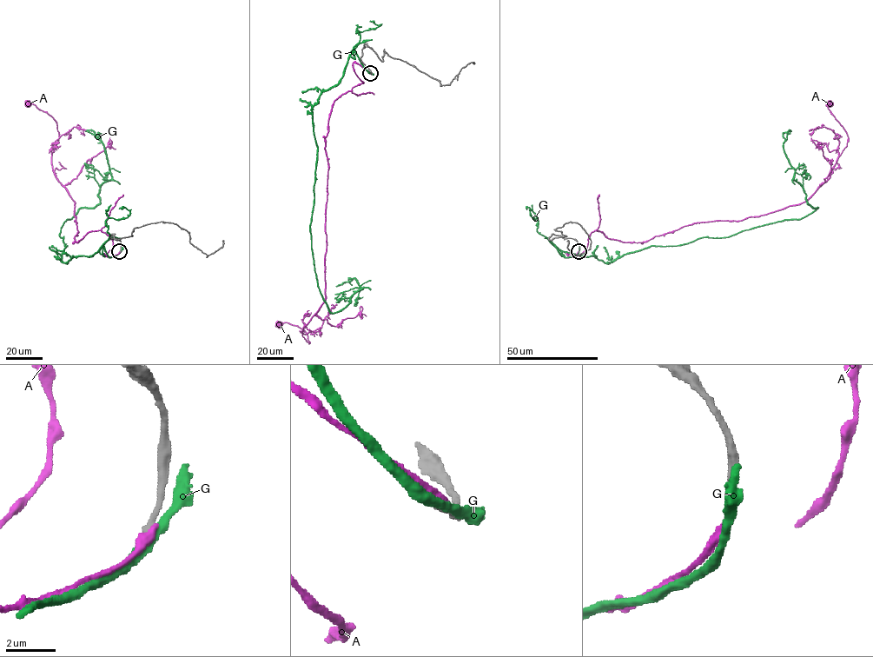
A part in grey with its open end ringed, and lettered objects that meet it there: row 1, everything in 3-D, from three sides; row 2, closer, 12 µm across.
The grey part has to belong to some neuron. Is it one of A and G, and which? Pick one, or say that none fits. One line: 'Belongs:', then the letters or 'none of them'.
Belongs: none of them

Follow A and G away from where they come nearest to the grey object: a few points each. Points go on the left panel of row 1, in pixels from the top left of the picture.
A: (120, 251), (102, 255), (113, 240), (101, 230), (74, 242), (75, 202), (51, 162), (56, 122), (24, 103)
G: (120, 251), (62, 261), (62, 224), (95, 208), (111, 178), (103, 144), (85, 131)

